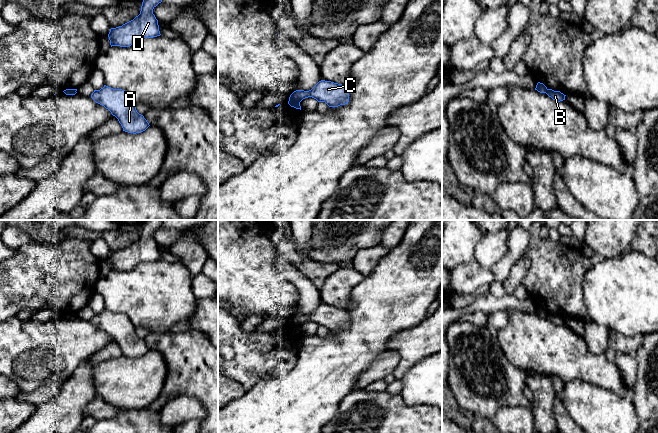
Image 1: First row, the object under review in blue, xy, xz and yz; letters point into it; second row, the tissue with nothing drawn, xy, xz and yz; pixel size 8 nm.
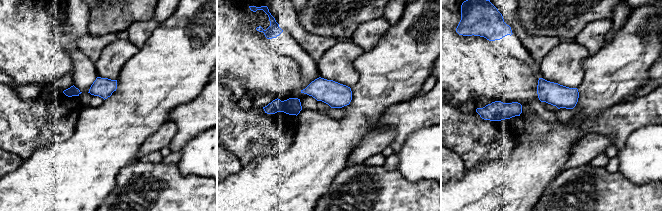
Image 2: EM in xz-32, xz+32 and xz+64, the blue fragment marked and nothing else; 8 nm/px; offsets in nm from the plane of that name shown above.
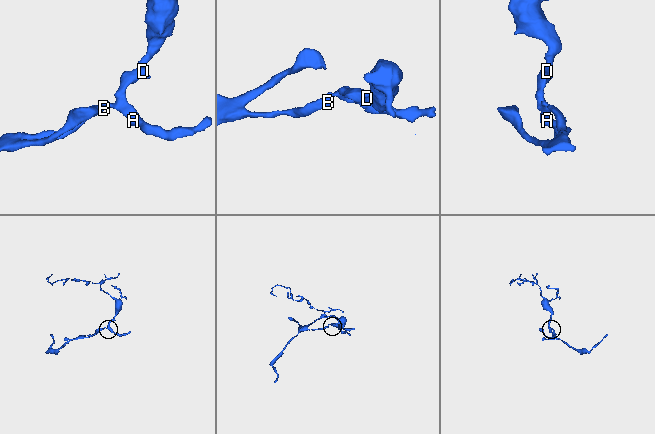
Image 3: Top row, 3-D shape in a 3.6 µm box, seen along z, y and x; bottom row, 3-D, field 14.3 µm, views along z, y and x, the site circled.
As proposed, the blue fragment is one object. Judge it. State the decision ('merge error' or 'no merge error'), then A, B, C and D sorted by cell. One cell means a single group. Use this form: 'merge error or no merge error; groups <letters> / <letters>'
merge error; groups A C D / B

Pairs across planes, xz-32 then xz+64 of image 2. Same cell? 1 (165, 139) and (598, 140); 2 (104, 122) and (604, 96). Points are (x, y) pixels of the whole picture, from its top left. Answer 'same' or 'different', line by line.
1: same
2: same

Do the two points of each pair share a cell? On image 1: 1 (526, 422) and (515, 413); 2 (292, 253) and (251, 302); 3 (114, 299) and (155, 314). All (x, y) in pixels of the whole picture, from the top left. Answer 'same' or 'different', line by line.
1: same
2: different
3: same

